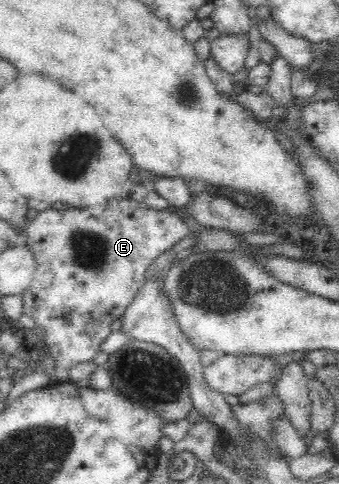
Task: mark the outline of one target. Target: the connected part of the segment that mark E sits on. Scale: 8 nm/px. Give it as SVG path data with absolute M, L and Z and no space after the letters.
M116 198L106 205L92 208L53 206L40 211L29 221L21 235L23 244L32 252L36 270L32 283L21 293L23 313L32 317L45 331L43 341L50 348L50 372L54 381L68 382L69 371L79 363L92 360L100 351L100 343L110 333L110 323L119 319L124 309L145 285L145 273L156 257L190 233L180 216L169 211L154 211L132 198Z

